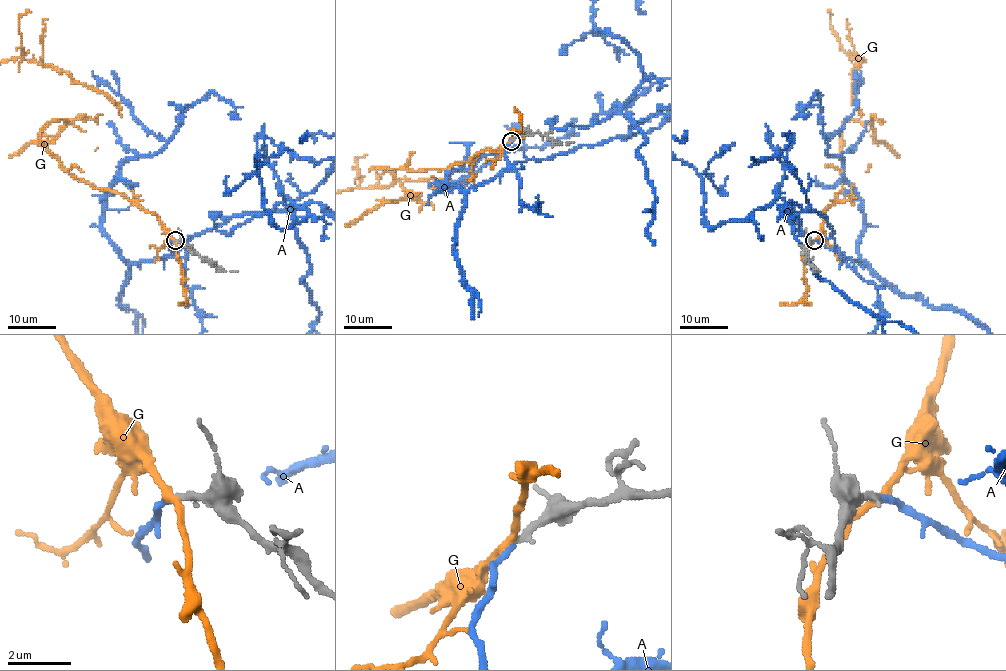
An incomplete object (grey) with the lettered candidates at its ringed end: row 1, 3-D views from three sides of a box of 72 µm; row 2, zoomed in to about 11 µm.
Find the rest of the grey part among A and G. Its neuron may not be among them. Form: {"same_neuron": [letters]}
{"same_neuron": ["A"]}

